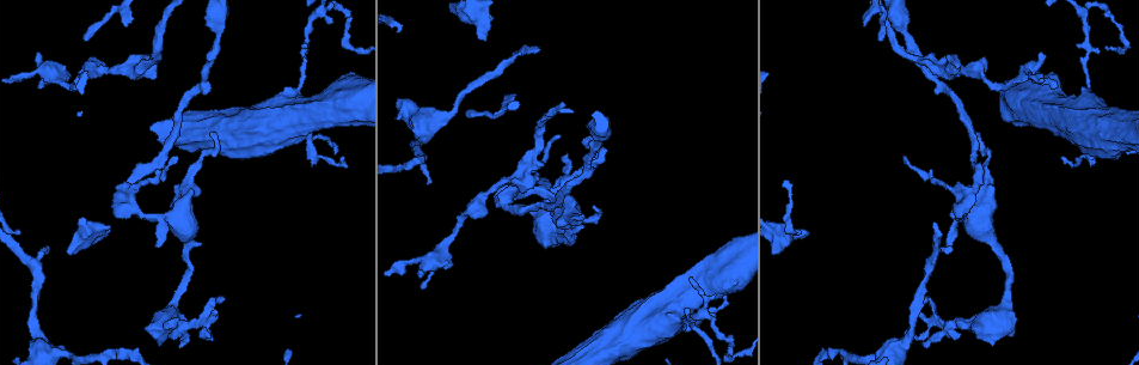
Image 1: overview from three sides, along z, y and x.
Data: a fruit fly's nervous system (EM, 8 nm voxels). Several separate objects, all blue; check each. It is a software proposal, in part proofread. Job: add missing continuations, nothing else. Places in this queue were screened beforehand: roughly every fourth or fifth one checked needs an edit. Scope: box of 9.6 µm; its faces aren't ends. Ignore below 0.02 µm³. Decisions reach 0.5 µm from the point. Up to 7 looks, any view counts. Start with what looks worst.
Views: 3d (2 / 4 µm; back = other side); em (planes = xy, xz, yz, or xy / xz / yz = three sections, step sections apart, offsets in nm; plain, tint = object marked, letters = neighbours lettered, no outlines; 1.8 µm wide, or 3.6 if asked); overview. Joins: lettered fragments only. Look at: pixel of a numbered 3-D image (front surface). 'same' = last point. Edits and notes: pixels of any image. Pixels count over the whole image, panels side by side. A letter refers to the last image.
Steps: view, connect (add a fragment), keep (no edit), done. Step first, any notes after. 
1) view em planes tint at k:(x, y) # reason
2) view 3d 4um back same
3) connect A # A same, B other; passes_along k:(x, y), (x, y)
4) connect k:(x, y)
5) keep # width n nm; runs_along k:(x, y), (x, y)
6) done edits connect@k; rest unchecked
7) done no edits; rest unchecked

view em xz step 4 letters at 1:(808, 233) # free end

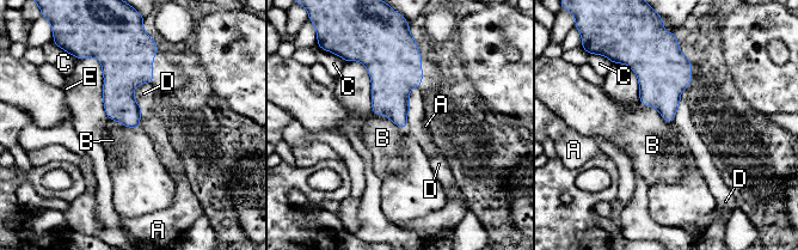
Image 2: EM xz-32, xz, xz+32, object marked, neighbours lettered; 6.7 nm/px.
keep # longest_contact B 280 nm; A other, B other, C other, D other, E other; border 2:(639, 99), (673, 123); none of them fits

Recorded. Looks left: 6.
view 3d 4um at 1:(422, 272) # free end

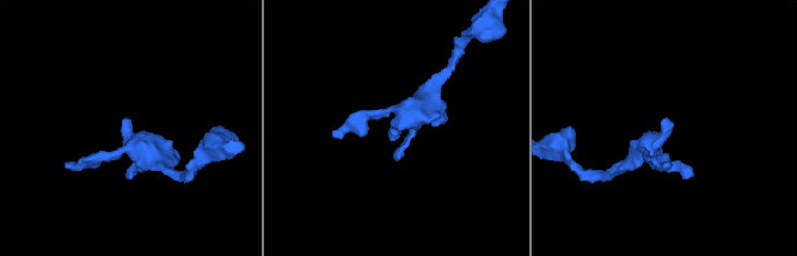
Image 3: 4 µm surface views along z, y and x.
view em xy step 16 tint at 3:(663, 120)

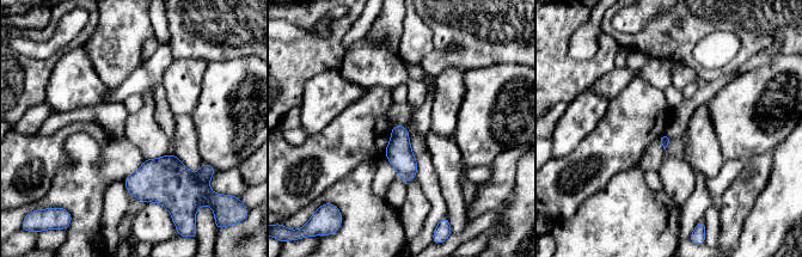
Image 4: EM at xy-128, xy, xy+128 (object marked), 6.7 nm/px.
view em planes letters same

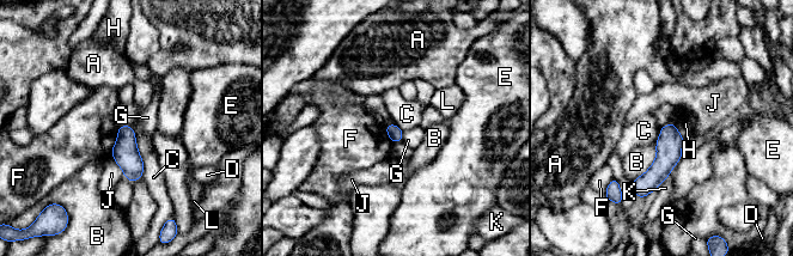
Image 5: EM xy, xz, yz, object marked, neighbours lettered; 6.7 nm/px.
keep # A other, B other, C other, D other, E other, F other, G other, H other, J other, K other, L other; runs_along 5:(672, 127), (668, 157), (639, 194); no lettered fragment goes on from it

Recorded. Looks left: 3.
view em xy step 16 tint at 1:(172, 324) # sudden change in width

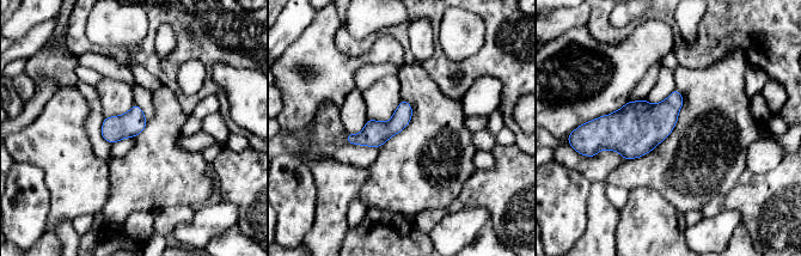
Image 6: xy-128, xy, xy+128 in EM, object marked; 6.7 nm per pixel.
view em planes letters same

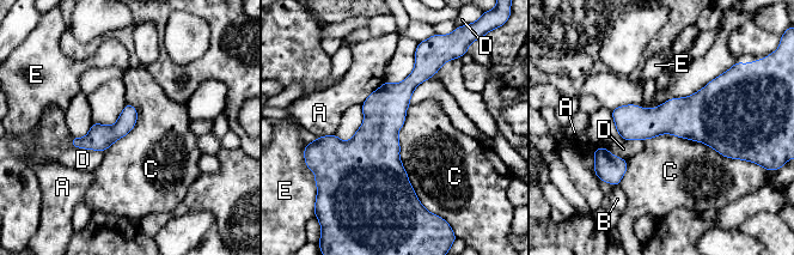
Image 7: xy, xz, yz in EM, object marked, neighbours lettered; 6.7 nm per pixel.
keep # longest_contact C 700 nm; A other, B other, C other, D other, E other; none of them fits

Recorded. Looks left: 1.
done no edits; rest unchecked

